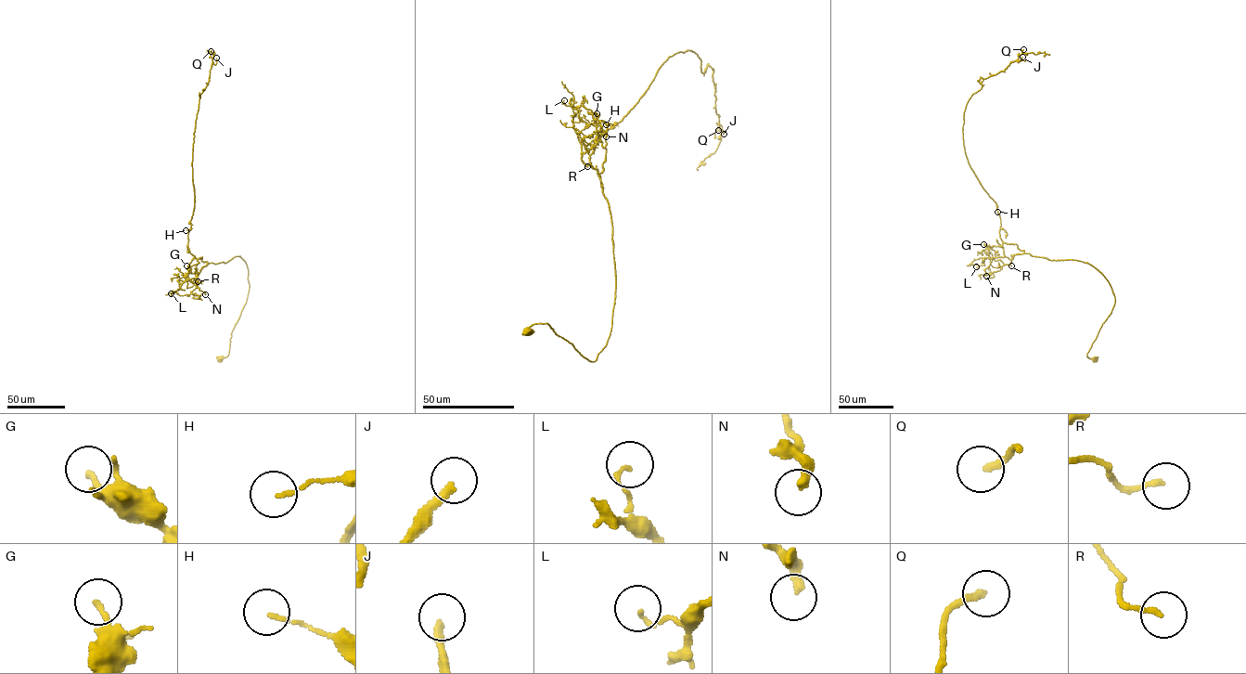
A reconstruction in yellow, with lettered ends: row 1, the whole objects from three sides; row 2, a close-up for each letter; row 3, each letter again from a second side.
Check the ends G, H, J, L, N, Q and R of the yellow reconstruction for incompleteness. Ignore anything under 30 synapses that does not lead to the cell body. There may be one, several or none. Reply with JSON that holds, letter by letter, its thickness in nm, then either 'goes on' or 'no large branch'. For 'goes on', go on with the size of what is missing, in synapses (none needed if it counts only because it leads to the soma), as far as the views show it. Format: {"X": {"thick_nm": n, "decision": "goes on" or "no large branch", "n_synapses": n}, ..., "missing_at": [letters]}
{"G": {"thick_nm": 170, "decision": "no large branch"}, "H": {"thick_nm": 110, "decision": "no large branch"}, "J": {"thick_nm": 240, "decision": "goes on", "n_synapses": 110}, "L": {"thick_nm": 110, "decision": "no large branch"}, "N": {"thick_nm": 280, "decision": "no large branch"}, "Q": {"thick_nm": 190, "decision": "goes on", "n_synapses": 35}, "R": {"thick_nm": 130, "decision": "no large branch"}, "missing_at": ["J", "Q"]}

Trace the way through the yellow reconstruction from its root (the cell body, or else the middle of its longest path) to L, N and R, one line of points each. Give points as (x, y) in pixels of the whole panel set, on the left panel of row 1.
L: (219, 359), (228, 355), (246, 302), (245, 261), (209, 263), (192, 281), (177, 280), (171, 293)
N: (219, 359), (228, 355), (231, 332), (249, 292), (243, 260), (237, 256), (209, 263), (195, 273), (205, 294)
R: (219, 359), (228, 355), (231, 332), (246, 303), (248, 270), (237, 256), (204, 266), (194, 279), (198, 281)

